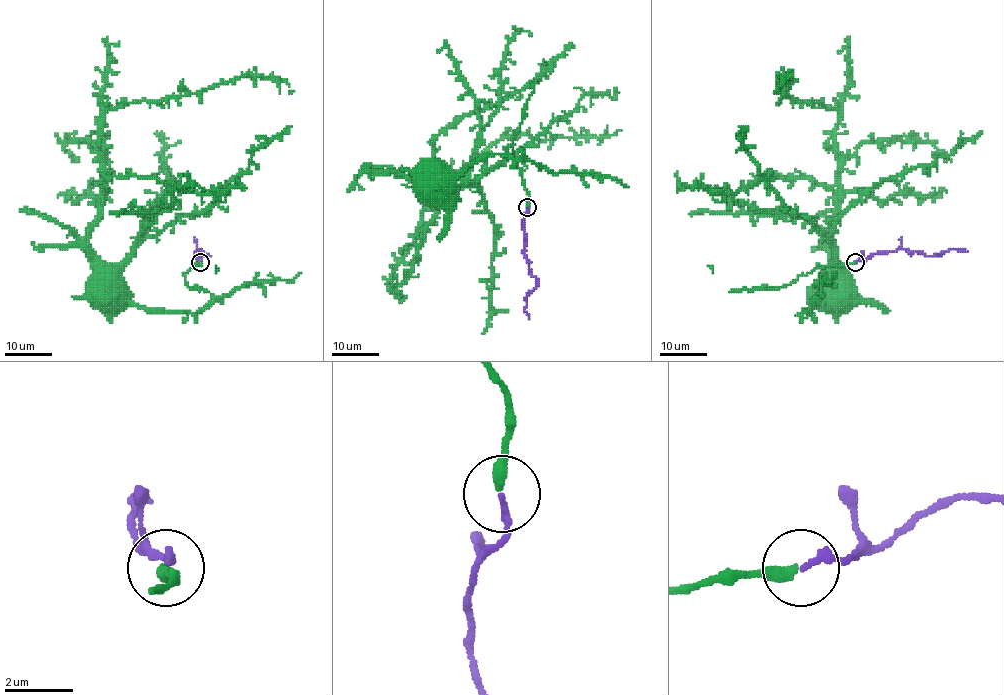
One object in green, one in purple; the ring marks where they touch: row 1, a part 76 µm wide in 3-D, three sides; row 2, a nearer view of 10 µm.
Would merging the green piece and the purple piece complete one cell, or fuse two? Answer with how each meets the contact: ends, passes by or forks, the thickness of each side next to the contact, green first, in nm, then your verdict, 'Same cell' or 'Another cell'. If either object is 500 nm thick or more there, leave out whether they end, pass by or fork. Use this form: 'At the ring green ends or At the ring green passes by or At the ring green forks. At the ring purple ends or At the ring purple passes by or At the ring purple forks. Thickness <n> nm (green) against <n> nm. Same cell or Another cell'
At the ring green ends. At the ring purple ends. Thickness 340 nm (green) against 190 nm. Same cell

